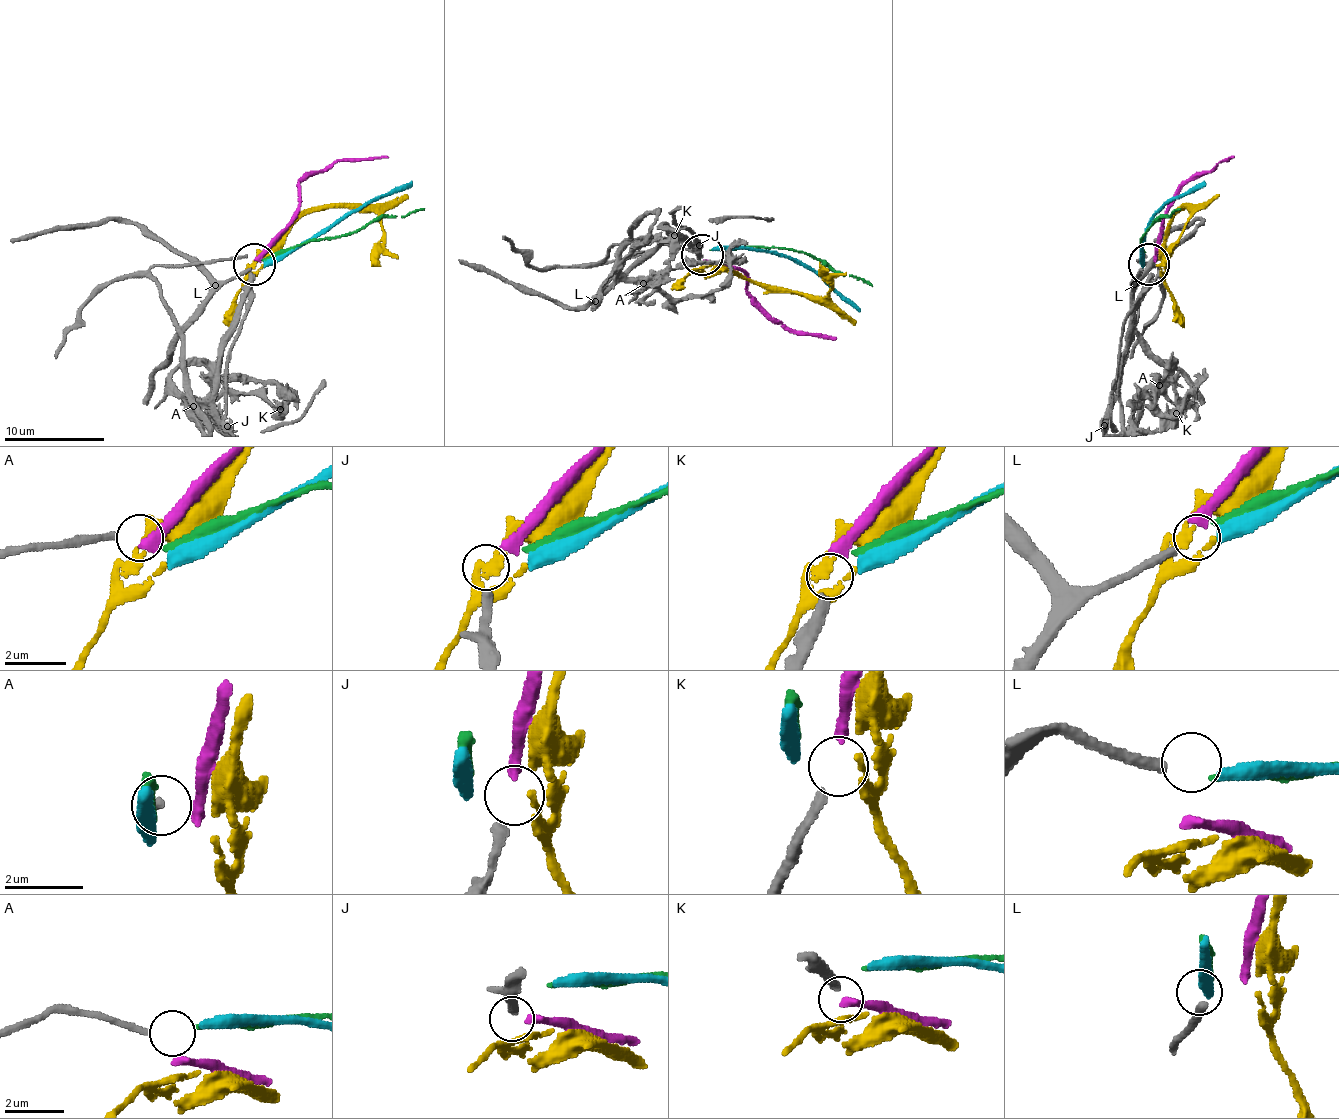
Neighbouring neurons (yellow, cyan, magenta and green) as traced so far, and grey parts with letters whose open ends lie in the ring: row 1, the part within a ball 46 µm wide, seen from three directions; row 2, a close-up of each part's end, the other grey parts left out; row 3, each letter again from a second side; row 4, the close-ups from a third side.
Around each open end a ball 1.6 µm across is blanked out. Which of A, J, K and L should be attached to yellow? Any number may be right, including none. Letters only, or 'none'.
none

